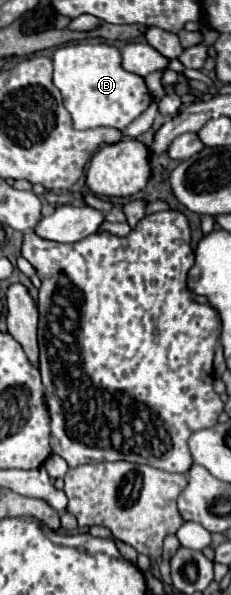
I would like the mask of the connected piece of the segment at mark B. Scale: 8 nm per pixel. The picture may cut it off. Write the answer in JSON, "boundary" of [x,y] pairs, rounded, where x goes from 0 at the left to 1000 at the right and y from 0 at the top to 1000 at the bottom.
{"boundary":[[[303,74],[268,77],[225,94],[234,141],[268,155],[277,178],[312,192],[338,218],[476,212],[537,218],[649,175],[649,155],[615,128],[528,114],[528,94],[476,74]]]}

